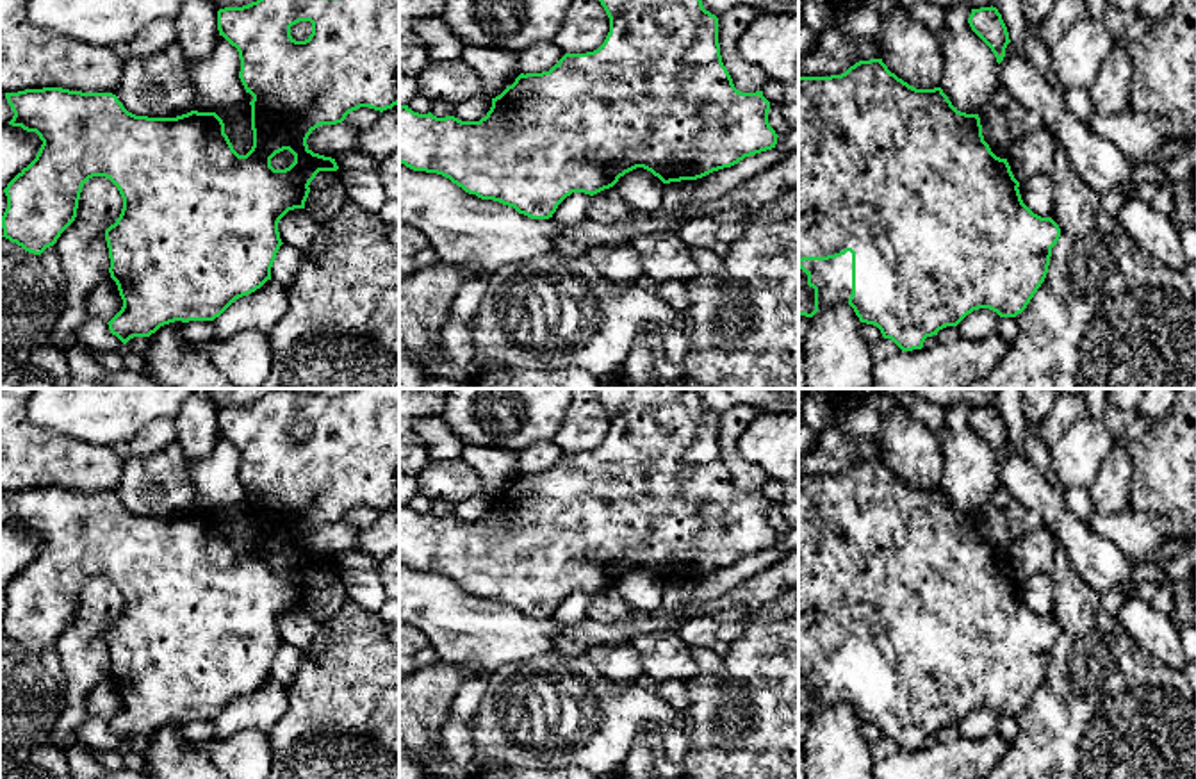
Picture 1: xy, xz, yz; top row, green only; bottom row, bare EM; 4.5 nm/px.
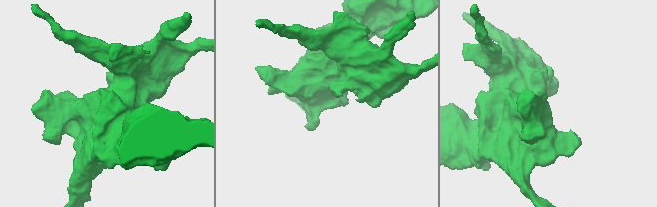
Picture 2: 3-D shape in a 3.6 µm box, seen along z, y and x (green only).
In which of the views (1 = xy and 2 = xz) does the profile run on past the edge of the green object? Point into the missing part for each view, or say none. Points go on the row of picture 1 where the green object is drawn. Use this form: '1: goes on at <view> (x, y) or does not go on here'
1: does not go on here
2: does not go on here

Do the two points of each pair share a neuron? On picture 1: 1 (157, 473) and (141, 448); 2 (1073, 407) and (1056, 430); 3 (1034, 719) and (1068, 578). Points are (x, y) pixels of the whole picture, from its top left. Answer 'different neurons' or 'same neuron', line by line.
1: different neurons
2: same neuron
3: same neuron

